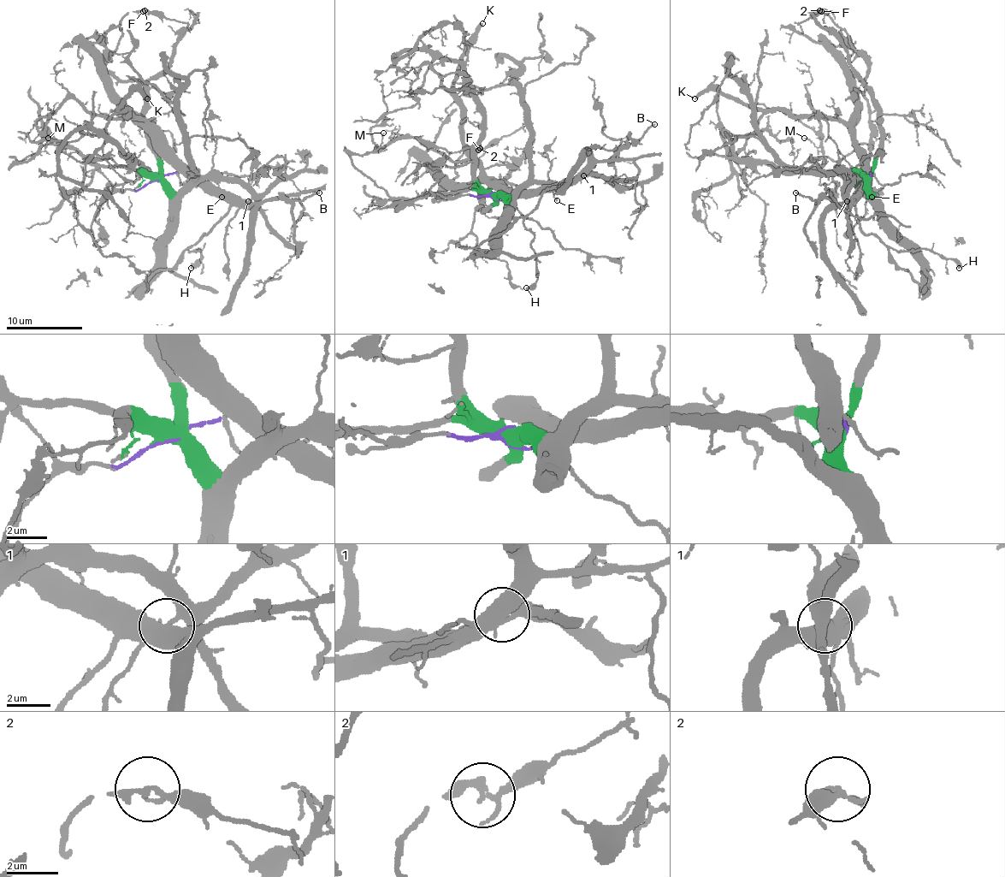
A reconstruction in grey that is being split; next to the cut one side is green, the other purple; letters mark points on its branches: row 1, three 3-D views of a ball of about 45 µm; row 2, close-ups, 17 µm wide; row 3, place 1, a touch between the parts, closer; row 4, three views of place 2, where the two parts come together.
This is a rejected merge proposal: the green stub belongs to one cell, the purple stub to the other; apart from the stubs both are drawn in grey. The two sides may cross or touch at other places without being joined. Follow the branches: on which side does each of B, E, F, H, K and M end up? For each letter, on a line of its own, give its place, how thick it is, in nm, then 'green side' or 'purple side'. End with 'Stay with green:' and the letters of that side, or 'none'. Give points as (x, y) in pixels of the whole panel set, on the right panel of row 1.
B: place (795, 192); calibre 180 nm; purple side
E: place (871, 197); calibre 120 nm; green side
F: place (821, 11); calibre 280 nm; green side
H: place (959, 268); calibre 400 nm; purple side
K: place (694, 98); calibre 320 nm; purple side
M: place (804, 138); calibre 110 nm; purple side
Stay with green: E, F

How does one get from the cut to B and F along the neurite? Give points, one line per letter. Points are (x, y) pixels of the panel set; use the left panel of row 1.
B: (156, 180), (165, 174), (192, 173), (251, 204), (280, 198), (304, 199), (318, 192)
F: (156, 180), (144, 86), (120, 80), (106, 68), (120, 43), (120, 21), (129, 12), (143, 12)

